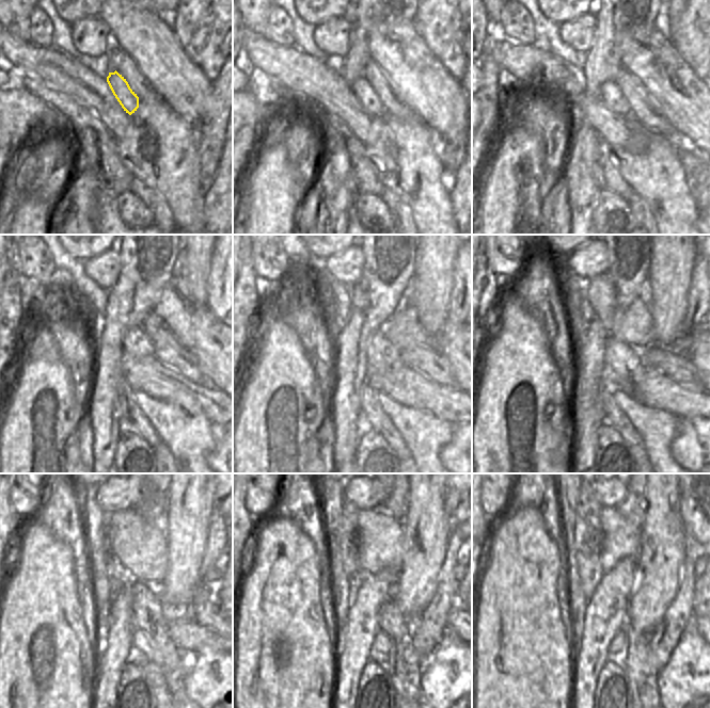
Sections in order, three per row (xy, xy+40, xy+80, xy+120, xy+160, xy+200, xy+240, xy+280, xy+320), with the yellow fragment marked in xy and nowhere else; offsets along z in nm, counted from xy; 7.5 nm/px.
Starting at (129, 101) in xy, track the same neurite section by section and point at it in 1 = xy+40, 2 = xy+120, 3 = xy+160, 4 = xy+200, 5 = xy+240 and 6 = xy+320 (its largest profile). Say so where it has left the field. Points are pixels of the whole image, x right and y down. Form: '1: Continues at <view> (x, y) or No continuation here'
1: Continues at xy+40 (364, 93)
2: Continues at xy+120 (137, 343)
3: Continues at xy+160 (381, 354)
4: Continues at xy+200 (621, 360)
5: Continues at xy+240 (147, 606)
6: Continues at xy+320 (643, 677)

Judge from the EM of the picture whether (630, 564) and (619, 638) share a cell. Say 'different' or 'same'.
different

